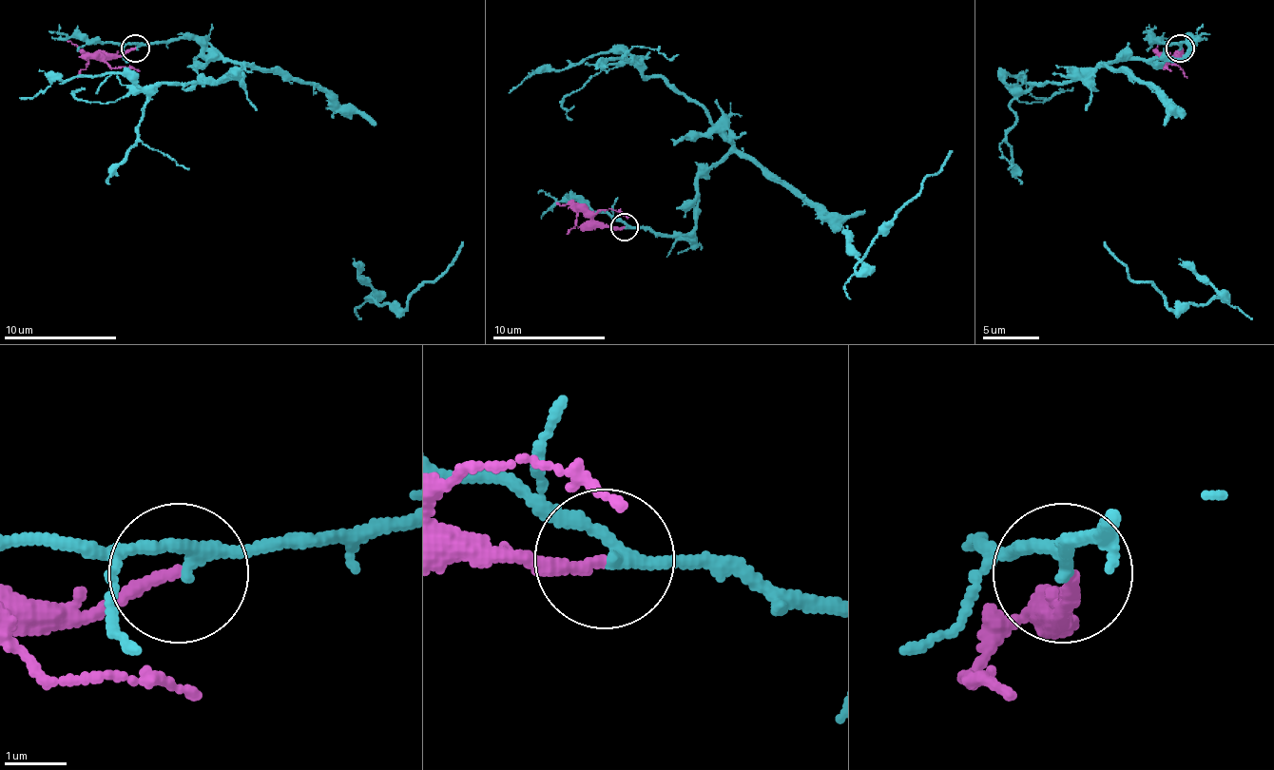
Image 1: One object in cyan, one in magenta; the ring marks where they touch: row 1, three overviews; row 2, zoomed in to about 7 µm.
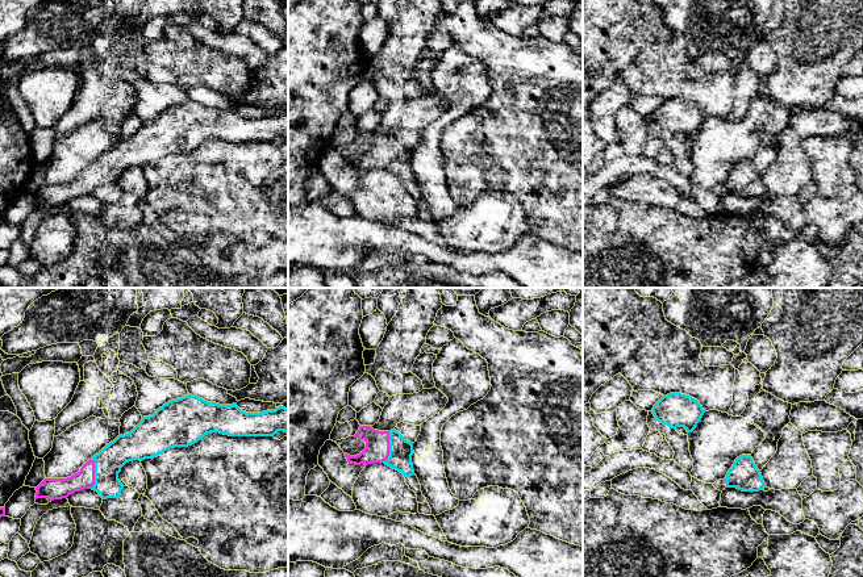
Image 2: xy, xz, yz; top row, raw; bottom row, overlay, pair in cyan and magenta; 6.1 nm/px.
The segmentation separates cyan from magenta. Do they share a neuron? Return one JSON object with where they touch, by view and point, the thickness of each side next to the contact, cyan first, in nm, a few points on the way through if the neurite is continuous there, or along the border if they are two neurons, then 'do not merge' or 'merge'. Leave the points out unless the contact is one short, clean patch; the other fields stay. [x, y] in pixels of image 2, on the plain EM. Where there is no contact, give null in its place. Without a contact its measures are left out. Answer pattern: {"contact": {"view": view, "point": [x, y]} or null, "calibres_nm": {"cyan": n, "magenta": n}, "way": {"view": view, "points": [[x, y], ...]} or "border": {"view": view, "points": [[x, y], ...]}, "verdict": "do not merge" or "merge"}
{"contact": {"view": "xz", "point": [390, 153]}, "calibres_nm": {"cyan": 140, "magenta": 150}, "verdict": "merge"}

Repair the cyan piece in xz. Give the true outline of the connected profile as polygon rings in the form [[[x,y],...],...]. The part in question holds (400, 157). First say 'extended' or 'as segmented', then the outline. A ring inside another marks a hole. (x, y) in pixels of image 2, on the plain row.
extended; [[[360,131],[354,142],[364,146],[366,154],[357,162],[345,159],[349,168],[355,171],[384,168],[401,177],[404,183],[414,180],[413,149],[405,146],[399,137],[378,137],[370,131]]]

